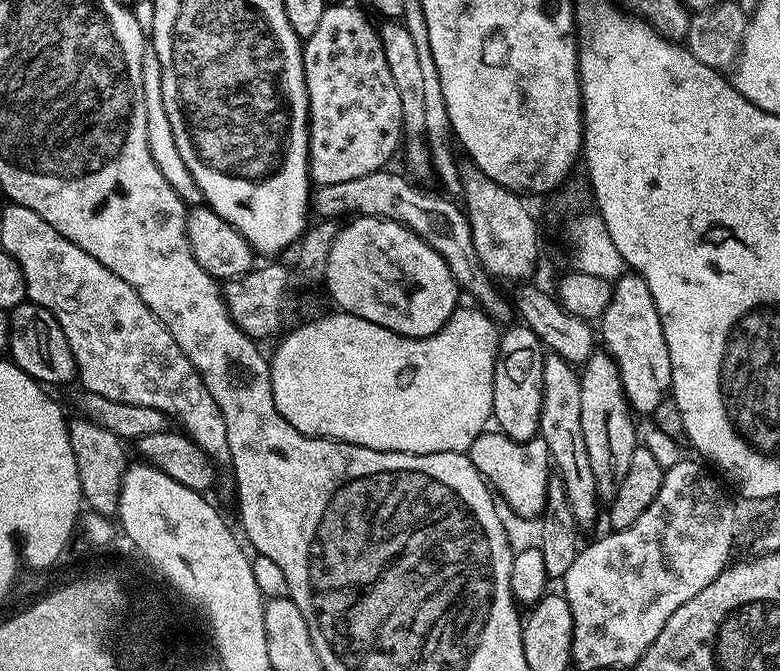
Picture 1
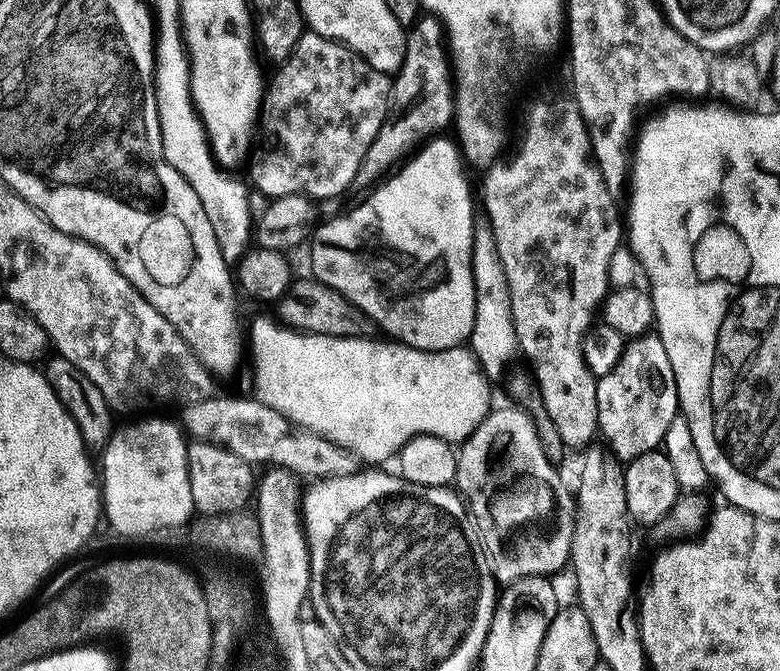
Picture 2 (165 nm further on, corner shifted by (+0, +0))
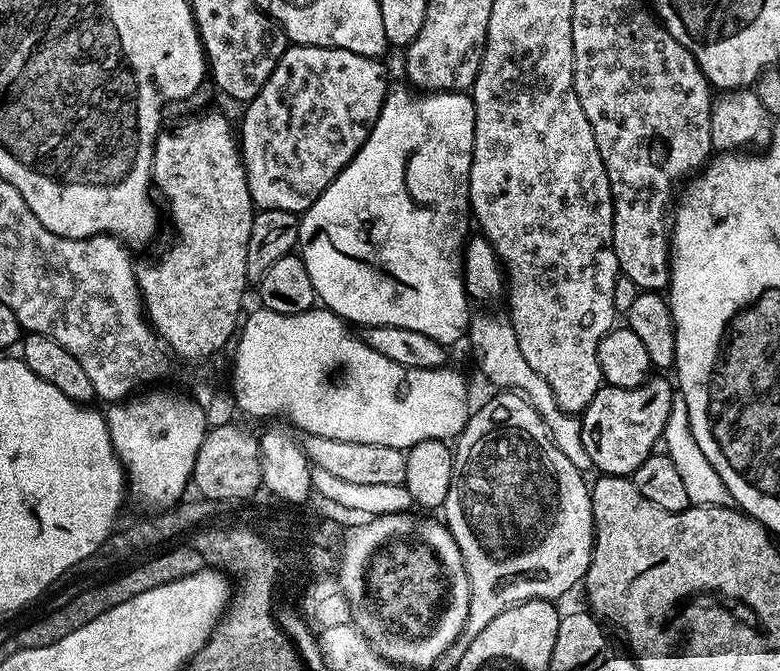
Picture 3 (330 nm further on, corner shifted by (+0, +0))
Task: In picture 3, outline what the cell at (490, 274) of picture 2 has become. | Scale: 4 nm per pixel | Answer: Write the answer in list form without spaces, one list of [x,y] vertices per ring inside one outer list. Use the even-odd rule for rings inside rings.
[[[476,316],[470,320],[470,327],[466,332],[466,340],[472,343],[472,356],[480,367],[480,372],[495,387],[500,390],[511,390],[519,392],[530,407],[543,418],[543,424],[552,441],[566,455],[566,458],[573,463],[574,468],[580,472],[587,473],[593,469],[592,459],[582,443],[581,424],[579,417],[571,412],[564,412],[562,406],[554,398],[554,390],[550,390],[550,382],[542,378],[542,374],[534,374],[526,358],[522,358],[522,350],[518,350],[518,338],[512,329],[511,319],[500,316]]]

